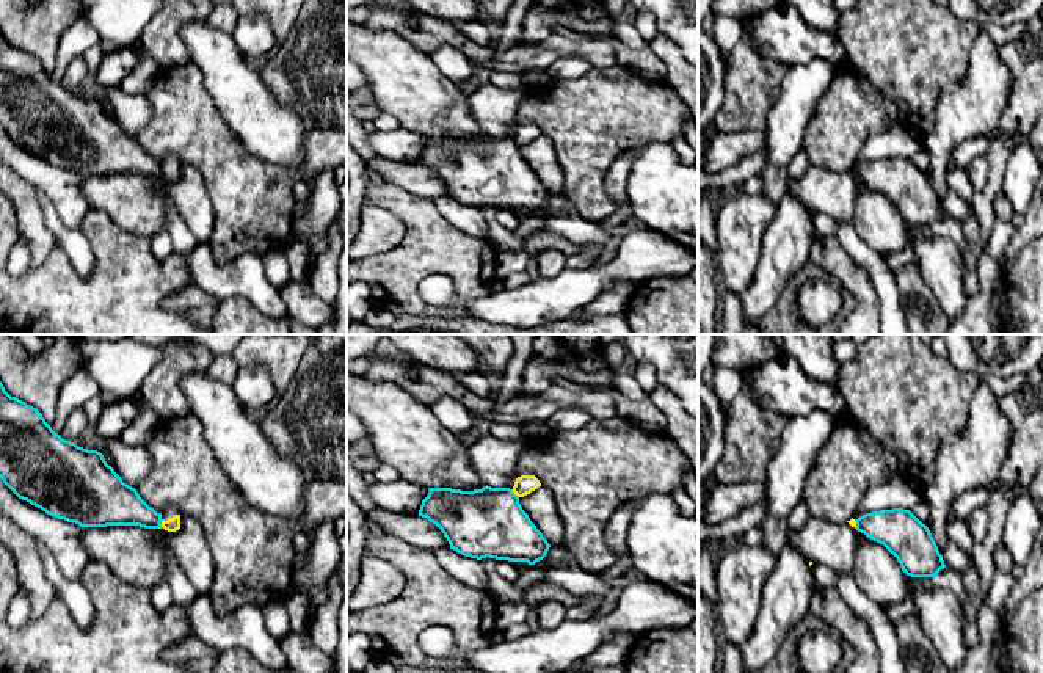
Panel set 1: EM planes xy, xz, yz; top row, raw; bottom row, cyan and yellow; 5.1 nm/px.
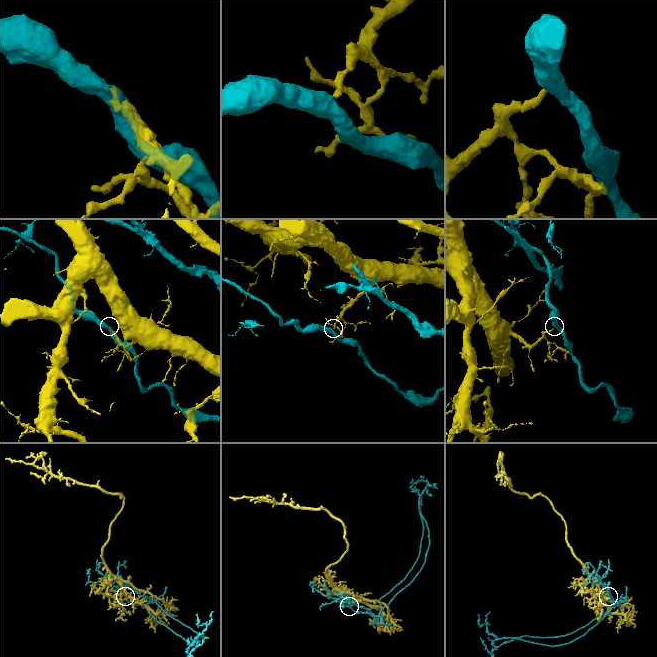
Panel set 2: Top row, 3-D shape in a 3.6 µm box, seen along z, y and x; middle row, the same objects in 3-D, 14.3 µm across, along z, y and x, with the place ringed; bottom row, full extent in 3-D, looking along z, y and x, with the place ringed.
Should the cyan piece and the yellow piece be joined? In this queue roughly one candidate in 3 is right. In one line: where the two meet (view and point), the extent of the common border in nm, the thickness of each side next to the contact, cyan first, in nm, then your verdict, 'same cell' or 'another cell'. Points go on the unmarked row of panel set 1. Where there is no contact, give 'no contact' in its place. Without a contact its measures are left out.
xy (160, 173) | 50 nm | 220/70 nm | another cell

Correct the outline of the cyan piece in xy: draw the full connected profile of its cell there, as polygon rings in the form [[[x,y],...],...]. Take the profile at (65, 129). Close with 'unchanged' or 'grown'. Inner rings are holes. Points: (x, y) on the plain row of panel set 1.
[[[2,30],[0,127],[19,147],[80,176],[140,174],[163,177],[162,162],[149,155],[135,136],[124,132],[100,100],[63,88],[36,56],[11,45]]]; unchanged

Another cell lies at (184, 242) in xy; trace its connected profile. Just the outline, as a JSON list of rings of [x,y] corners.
[[[146,177],[147,182],[158,191],[165,204],[165,218],[168,223],[168,234],[173,240],[173,249],[179,256],[191,253],[199,243],[193,234],[187,229],[174,201],[169,198],[165,188],[165,177]]]

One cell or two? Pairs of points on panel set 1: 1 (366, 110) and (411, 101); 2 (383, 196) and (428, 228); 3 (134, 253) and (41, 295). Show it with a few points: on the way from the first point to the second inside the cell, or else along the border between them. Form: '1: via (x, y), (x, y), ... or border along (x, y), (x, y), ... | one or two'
1: border along (372, 96), (383, 112) | two
2: via (394, 198), (417, 217) | one
3: via (110, 276), (91, 295), (65, 295) | one

